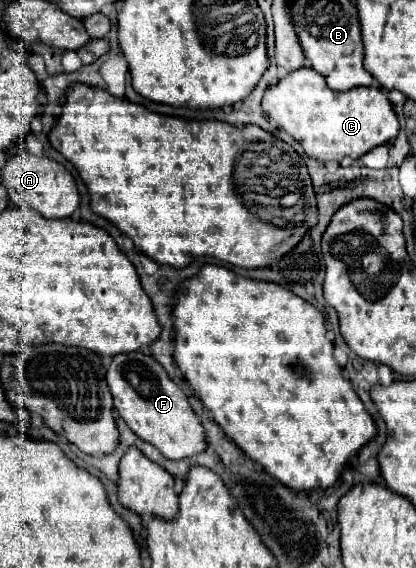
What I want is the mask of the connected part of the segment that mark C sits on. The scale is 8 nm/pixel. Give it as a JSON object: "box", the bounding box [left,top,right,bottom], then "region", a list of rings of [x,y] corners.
{"box":[261,66,399,162],"region":[[[307,66],[287,74],[275,86],[269,86],[261,106],[281,130],[291,134],[303,146],[309,158],[321,162],[341,162],[345,156],[361,158],[371,148],[387,144],[399,134],[399,120],[383,90],[357,86],[347,92],[335,92],[325,84],[321,74]]]}

